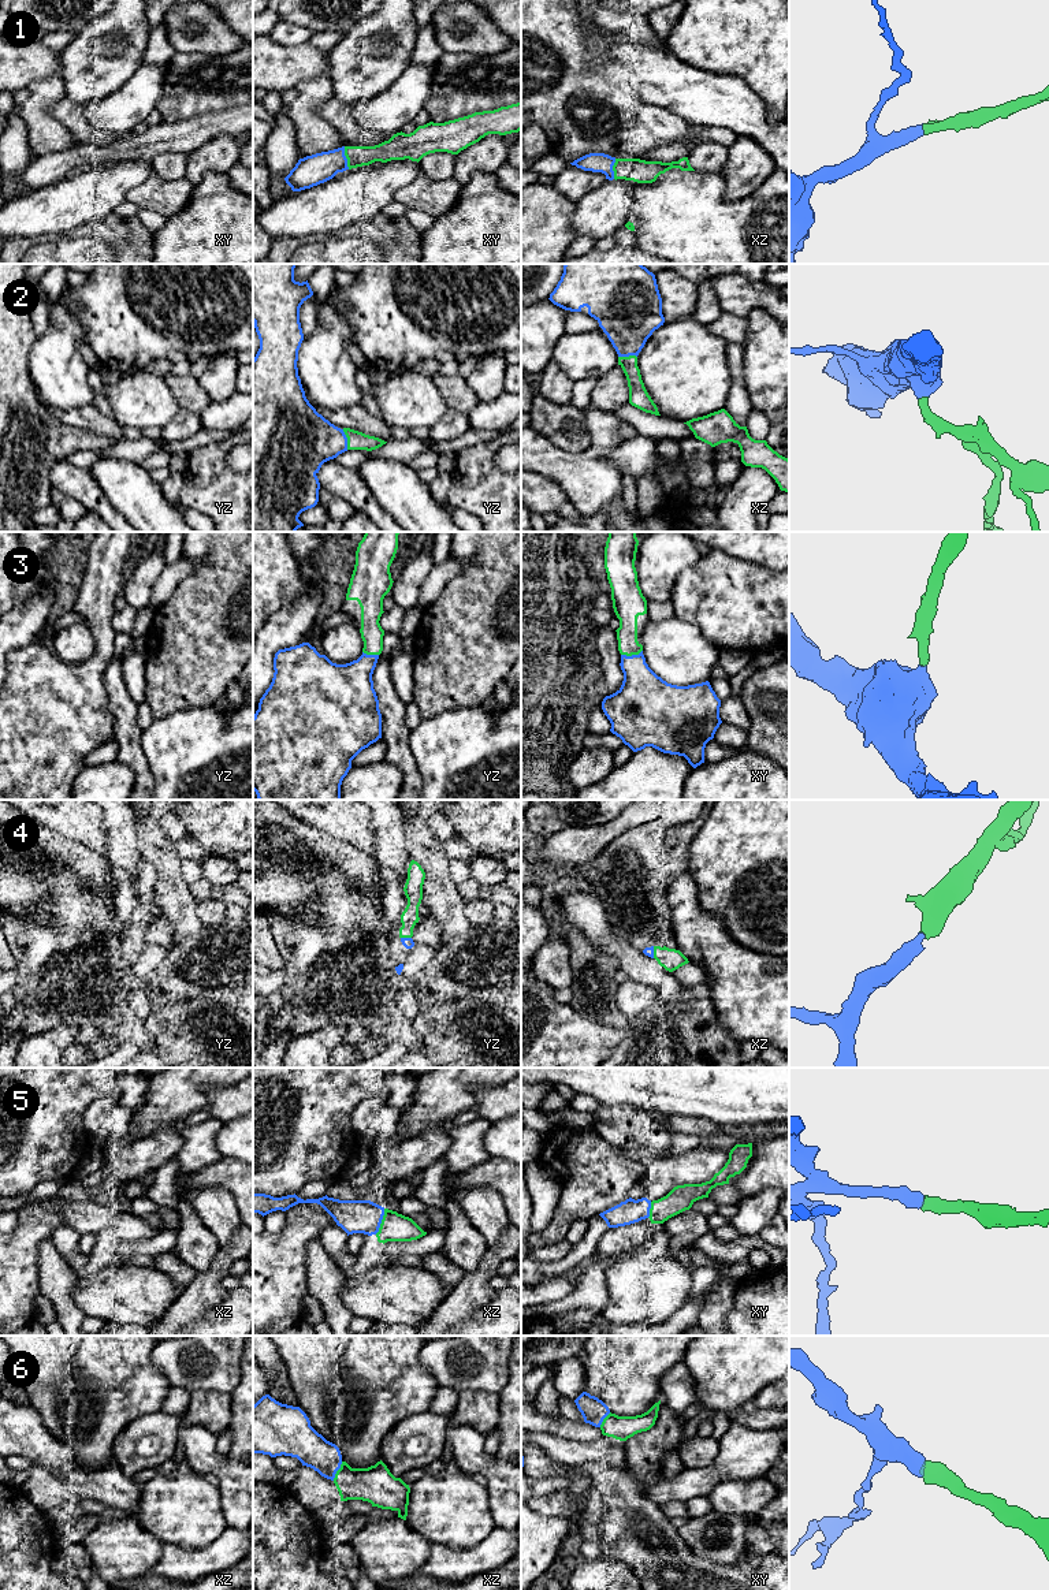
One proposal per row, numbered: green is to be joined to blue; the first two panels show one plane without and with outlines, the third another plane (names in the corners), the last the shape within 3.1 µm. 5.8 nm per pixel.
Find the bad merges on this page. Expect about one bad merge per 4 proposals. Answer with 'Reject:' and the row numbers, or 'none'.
Reject: none

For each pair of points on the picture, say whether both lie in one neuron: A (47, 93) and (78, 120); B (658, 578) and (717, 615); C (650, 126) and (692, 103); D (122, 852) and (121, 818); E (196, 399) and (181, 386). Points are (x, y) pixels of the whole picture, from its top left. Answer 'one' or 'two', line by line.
A: two
B: two
C: two
D: one
E: one

